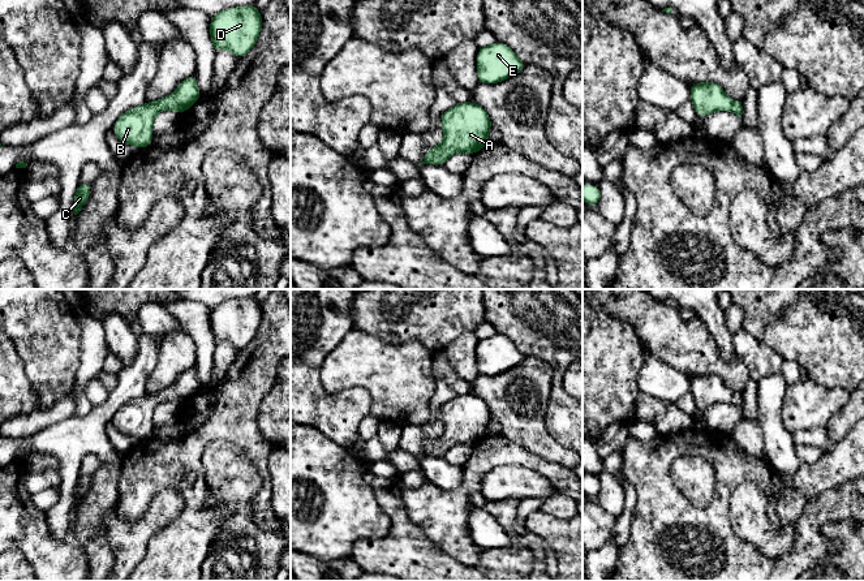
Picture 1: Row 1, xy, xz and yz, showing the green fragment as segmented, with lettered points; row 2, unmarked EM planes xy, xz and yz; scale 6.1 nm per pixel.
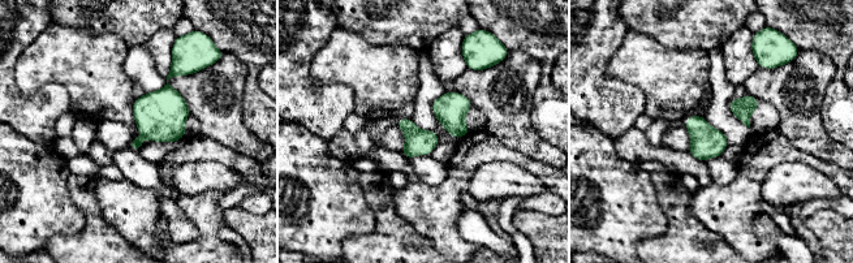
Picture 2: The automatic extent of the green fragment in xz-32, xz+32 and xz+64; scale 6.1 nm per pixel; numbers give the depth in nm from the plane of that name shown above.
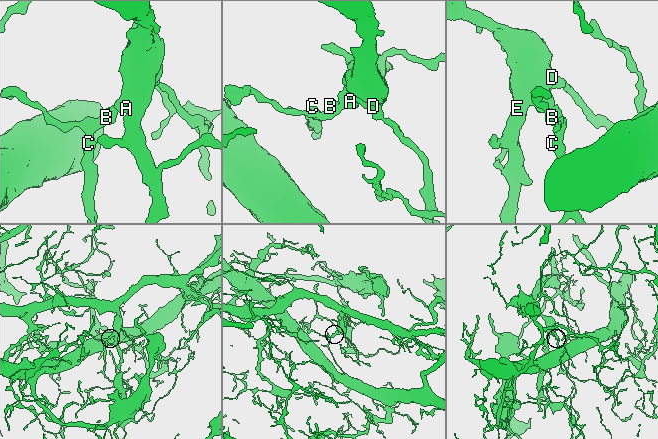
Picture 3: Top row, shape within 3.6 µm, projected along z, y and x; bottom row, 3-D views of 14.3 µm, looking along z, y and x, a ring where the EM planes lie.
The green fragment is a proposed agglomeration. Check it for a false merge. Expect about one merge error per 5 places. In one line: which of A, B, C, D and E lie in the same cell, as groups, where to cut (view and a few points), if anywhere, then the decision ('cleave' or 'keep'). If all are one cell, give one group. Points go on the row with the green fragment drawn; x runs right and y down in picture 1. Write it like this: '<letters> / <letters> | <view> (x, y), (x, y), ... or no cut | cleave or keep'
A B C D E | no cut | keep

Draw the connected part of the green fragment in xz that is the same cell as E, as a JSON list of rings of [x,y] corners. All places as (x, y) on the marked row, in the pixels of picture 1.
[[[495,42],[487,47],[481,47],[477,52],[478,83],[499,83],[523,72],[523,63],[511,47],[502,42]]]

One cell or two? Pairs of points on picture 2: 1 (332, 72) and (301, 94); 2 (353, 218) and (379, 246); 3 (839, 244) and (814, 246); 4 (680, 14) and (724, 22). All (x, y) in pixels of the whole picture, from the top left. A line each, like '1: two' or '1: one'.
1: two
2: two
3: two
4: one

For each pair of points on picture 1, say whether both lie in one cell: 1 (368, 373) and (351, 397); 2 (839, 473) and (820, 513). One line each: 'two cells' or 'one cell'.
1: two cells
2: two cells

